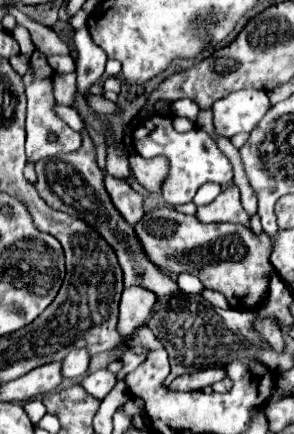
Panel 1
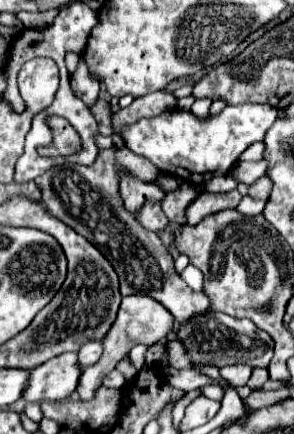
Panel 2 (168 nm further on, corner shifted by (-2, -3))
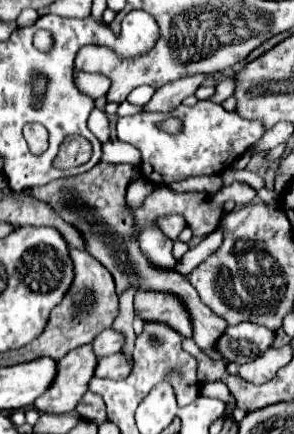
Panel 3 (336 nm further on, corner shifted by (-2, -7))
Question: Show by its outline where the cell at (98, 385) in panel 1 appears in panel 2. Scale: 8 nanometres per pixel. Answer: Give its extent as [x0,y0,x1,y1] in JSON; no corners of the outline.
[102,369,126,389]

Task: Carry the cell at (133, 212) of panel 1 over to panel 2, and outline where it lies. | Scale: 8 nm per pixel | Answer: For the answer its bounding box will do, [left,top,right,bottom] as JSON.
[136,199,168,231]

